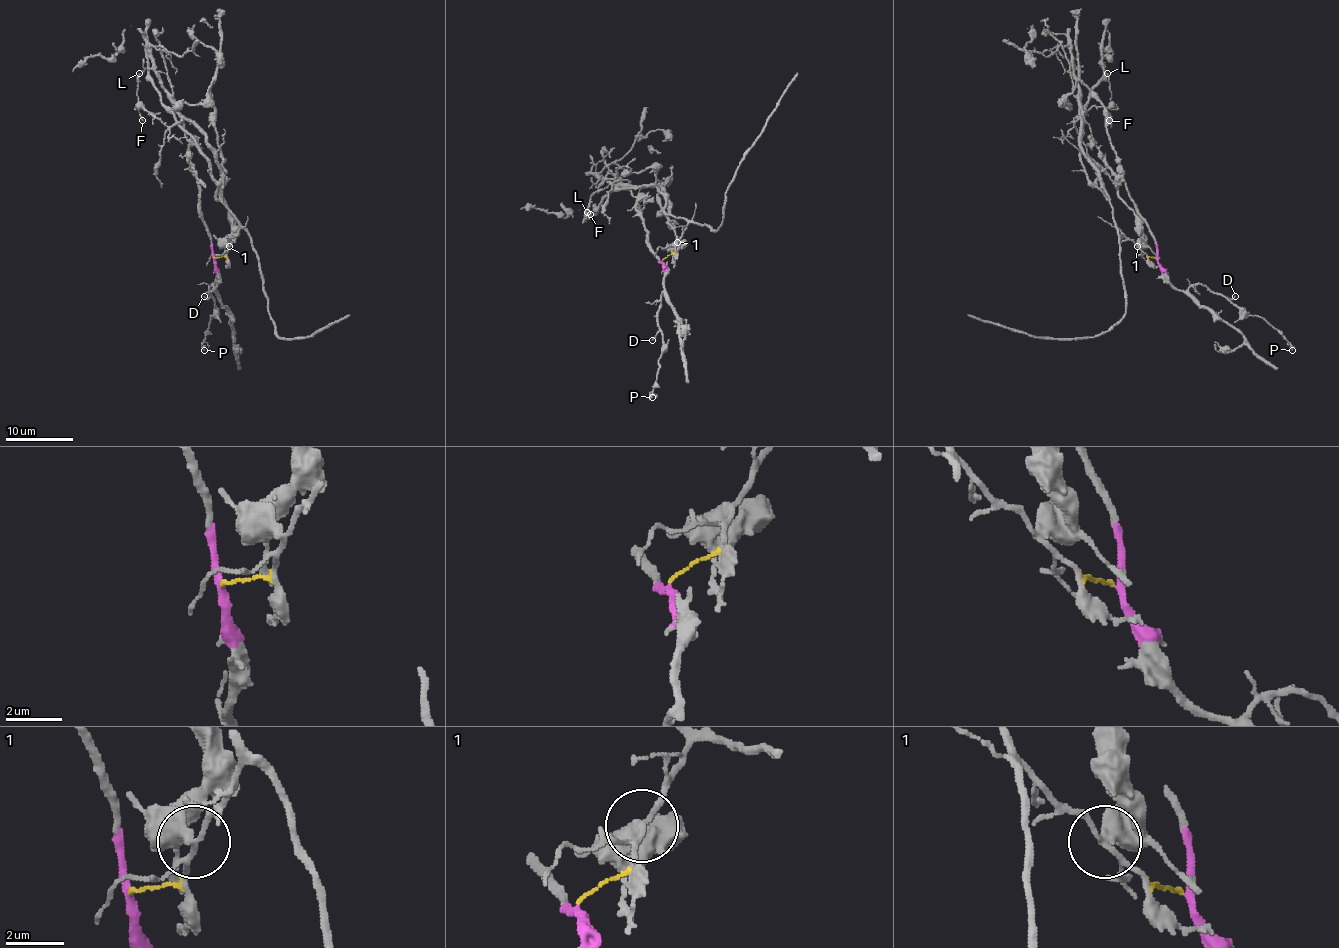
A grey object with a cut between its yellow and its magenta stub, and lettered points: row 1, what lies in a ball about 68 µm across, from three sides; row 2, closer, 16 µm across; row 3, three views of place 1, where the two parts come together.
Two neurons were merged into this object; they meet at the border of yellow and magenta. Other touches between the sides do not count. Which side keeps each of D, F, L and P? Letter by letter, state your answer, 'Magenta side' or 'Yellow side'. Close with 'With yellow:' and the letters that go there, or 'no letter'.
D: Magenta side
F: Yellow side
L: Yellow side
P: Magenta side
With yellow: F, L

